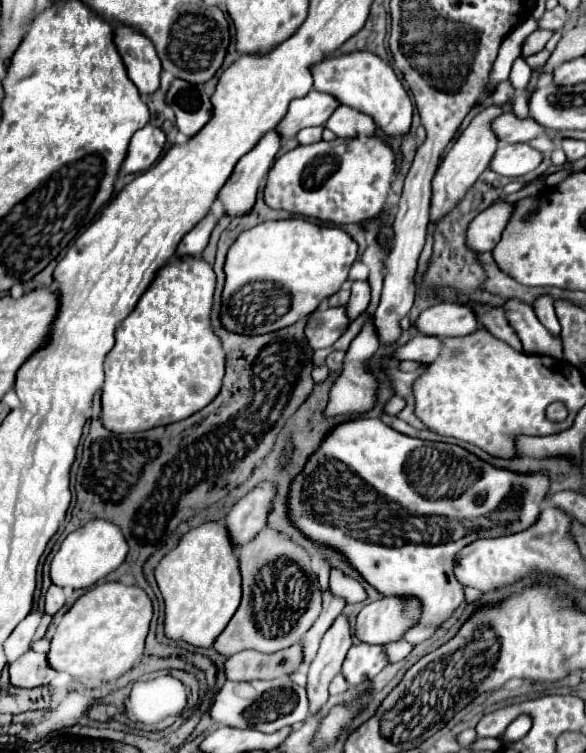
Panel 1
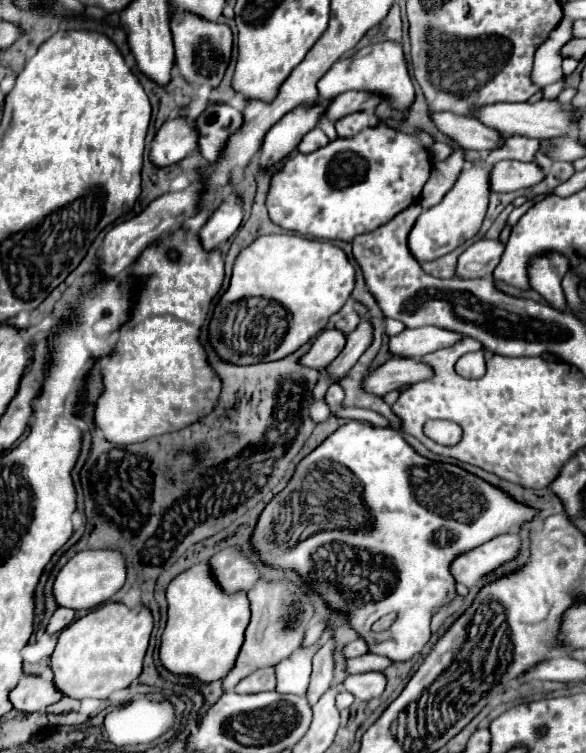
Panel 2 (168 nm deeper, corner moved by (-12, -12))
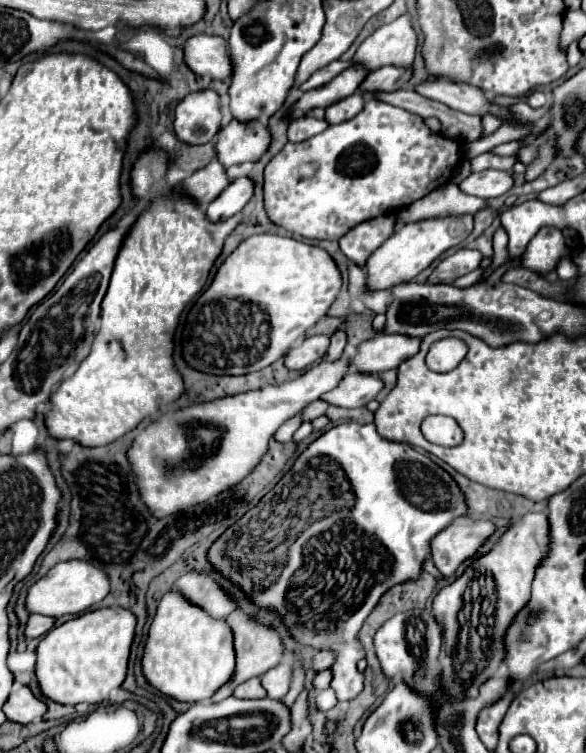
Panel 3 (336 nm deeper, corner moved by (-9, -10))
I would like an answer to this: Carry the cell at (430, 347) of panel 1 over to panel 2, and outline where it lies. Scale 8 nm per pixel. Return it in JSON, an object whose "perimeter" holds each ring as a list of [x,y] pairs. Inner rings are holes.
{"perimeter":[[[390,358],[362,378],[362,390],[382,398],[392,390],[398,390],[408,384],[416,384],[428,376],[432,376],[432,370],[418,360]]]}

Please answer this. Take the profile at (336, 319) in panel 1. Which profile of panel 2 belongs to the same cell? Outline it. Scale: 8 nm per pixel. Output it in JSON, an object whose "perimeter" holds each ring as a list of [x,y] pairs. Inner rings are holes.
{"perimeter":[[[322,330],[316,338],[312,348],[302,356],[300,364],[308,366],[308,368],[316,368],[316,370],[324,370],[324,366],[328,366],[332,362],[332,358],[336,358],[342,348],[346,344],[346,338],[342,332],[334,330]]]}

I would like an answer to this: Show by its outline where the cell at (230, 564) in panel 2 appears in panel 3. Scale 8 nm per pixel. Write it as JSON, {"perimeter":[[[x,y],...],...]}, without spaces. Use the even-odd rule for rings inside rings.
{"perimeter":[[[189,572],[181,576],[175,590],[179,590],[193,604],[205,608],[213,618],[225,618],[237,608],[237,602],[219,582],[215,582],[215,576],[207,572]]]}

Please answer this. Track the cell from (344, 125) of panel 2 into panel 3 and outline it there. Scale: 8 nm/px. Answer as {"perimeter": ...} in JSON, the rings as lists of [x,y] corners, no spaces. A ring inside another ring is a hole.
{"perimeter":[[[355,92],[353,96],[347,96],[345,100],[339,100],[337,104],[333,104],[333,106],[329,106],[329,108],[325,110],[327,122],[329,122],[329,124],[345,122],[345,120],[357,116],[357,114],[363,110],[363,104],[365,104],[363,96],[361,96],[359,92]]]}

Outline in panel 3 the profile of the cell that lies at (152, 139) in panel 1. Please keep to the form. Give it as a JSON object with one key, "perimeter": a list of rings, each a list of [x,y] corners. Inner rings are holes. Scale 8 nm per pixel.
{"perimeter":[[[201,90],[185,96],[175,108],[173,130],[185,144],[207,144],[221,128],[219,96],[213,90]]]}

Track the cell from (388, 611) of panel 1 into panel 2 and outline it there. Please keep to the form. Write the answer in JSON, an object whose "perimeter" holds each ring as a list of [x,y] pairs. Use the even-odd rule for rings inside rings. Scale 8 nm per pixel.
{"perimeter":[[[354,640],[354,642],[348,642],[344,648],[342,648],[342,654],[344,658],[356,658],[356,656],[362,656],[368,652],[368,644],[364,640]]]}

